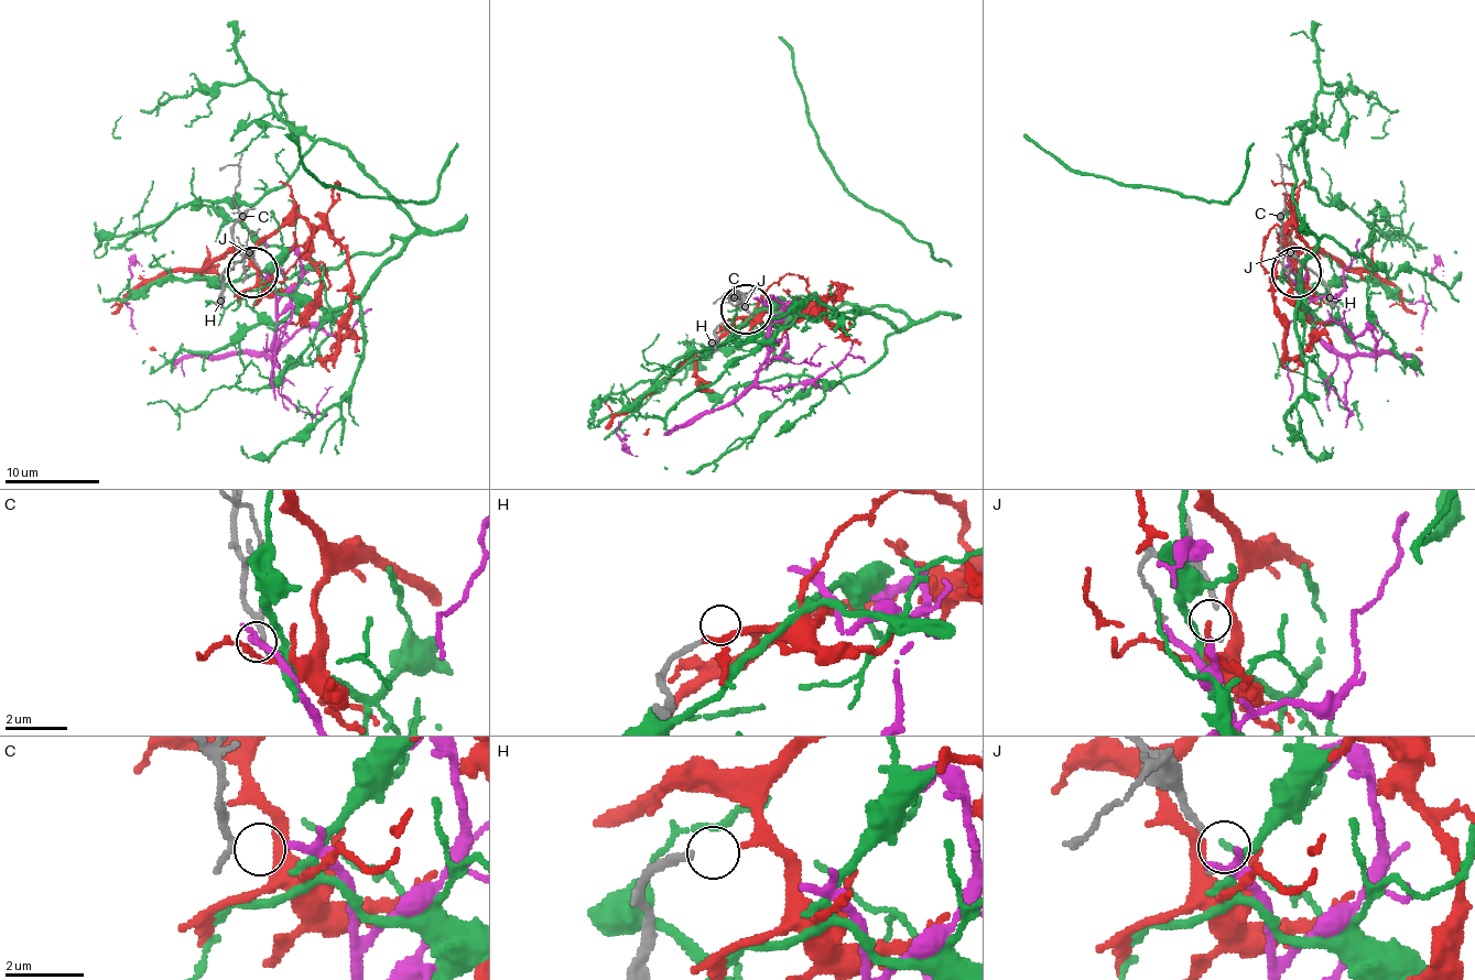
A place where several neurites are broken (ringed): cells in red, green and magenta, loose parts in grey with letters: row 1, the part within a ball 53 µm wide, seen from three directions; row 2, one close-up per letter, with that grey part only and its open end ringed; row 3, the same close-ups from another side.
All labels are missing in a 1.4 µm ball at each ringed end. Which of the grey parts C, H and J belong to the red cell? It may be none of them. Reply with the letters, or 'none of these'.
H

